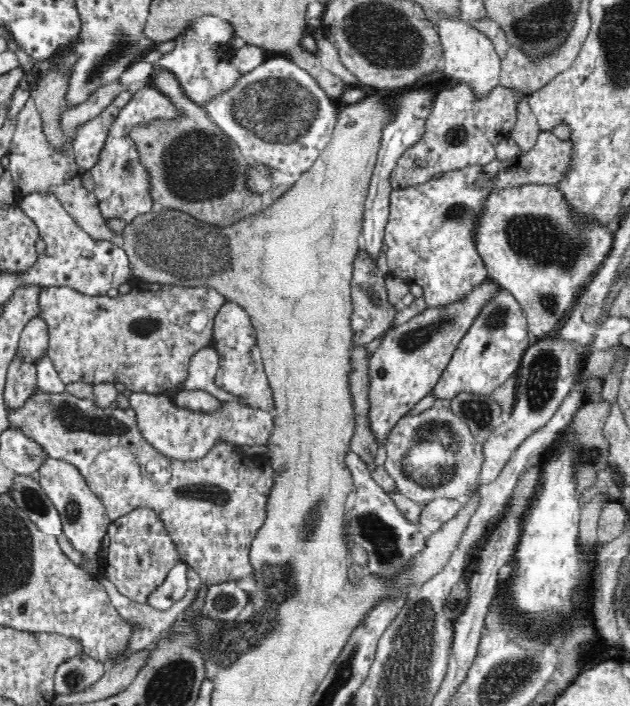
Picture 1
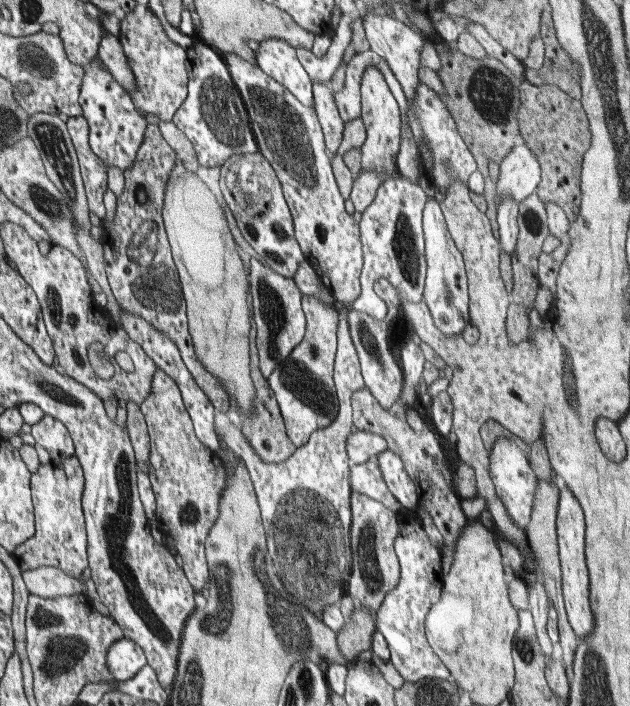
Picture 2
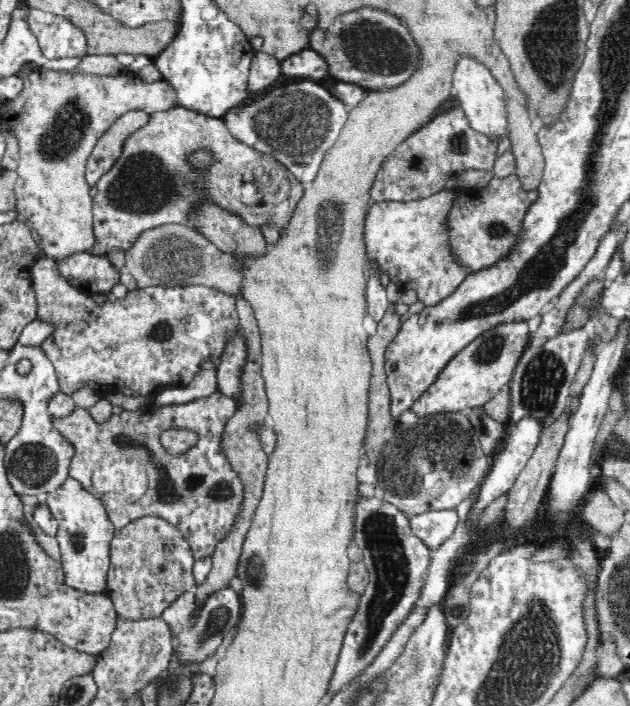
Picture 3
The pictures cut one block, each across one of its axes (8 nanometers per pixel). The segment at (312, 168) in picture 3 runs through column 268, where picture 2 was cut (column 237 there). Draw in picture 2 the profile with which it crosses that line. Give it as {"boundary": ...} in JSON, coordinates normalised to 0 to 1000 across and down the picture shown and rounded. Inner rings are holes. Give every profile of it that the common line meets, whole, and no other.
{"boundary":[[[324,59],[300,68],[300,139],[283,152],[275,176],[302,197],[321,235],[352,235],[371,218],[411,215],[400,173],[356,81]]]}

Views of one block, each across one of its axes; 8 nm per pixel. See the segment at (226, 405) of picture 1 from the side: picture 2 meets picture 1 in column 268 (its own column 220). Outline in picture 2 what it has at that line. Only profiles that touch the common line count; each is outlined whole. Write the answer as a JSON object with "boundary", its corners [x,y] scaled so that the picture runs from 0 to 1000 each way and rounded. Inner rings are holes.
{"boundary":[[[356,74],[351,79],[356,81],[371,119],[376,120],[389,152],[394,154],[395,171],[400,173],[402,191],[406,194],[411,215],[422,221],[422,227],[429,227],[429,232],[435,232],[435,238],[441,238],[441,249],[448,249],[448,266],[451,266],[452,282],[463,300],[470,339],[476,343],[483,361],[503,384],[516,407],[529,414],[533,426],[544,431],[544,436],[535,436],[540,469],[537,470],[533,523],[529,525],[535,564],[541,568],[541,582],[537,584],[537,592],[529,595],[521,605],[498,610],[490,626],[483,633],[471,633],[456,652],[429,657],[425,653],[413,652],[410,643],[403,643],[402,630],[390,623],[376,593],[368,586],[343,584],[341,588],[341,610],[349,626],[383,649],[402,678],[402,690],[406,693],[414,732],[421,744],[421,758],[425,761],[427,786],[435,792],[440,809],[448,822],[452,822],[454,833],[465,840],[465,846],[470,846],[471,851],[492,867],[508,874],[514,870],[517,860],[524,856],[537,856],[543,844],[551,844],[560,805],[560,700],[563,697],[556,677],[563,659],[560,649],[556,647],[551,629],[554,618],[565,609],[559,575],[560,557],[578,550],[579,538],[573,531],[571,507],[560,487],[552,442],[559,438],[557,431],[568,424],[568,416],[571,416],[571,382],[575,382],[578,343],[571,343],[570,314],[565,314],[546,297],[544,275],[540,275],[541,268],[529,248],[524,218],[516,210],[514,184],[510,183],[498,150],[479,147],[452,120],[435,113],[435,109],[425,108],[408,91],[397,91],[383,79],[365,74]]]}

